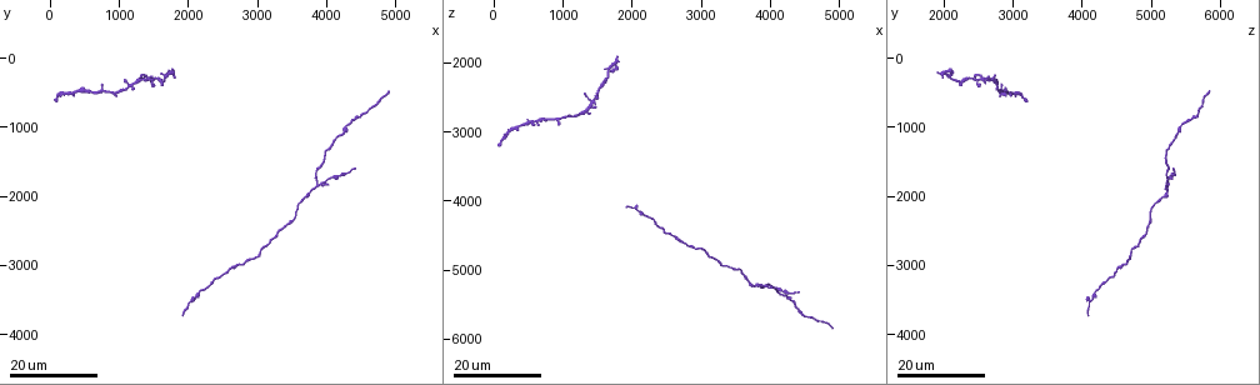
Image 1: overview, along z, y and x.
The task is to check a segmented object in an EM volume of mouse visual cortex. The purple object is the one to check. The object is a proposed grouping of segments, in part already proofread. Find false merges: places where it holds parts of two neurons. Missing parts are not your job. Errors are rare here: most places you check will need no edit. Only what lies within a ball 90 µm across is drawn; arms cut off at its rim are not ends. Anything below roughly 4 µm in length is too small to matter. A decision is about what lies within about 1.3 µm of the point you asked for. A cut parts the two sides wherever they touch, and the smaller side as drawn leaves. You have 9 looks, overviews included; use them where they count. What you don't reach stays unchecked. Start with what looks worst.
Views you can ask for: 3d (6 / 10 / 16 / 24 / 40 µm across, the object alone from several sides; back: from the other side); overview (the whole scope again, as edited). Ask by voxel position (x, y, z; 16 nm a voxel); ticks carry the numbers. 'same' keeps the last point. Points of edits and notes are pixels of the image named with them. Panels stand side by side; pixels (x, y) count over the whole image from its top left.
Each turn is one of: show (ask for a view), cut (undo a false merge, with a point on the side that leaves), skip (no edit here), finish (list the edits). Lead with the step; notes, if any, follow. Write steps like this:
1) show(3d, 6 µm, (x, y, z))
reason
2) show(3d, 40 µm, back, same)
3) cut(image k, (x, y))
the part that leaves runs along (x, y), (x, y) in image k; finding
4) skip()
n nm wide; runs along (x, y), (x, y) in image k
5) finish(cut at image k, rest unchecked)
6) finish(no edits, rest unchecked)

show(3d, 16 µm, (3900, 1850, 5200))
two arms in line, one across

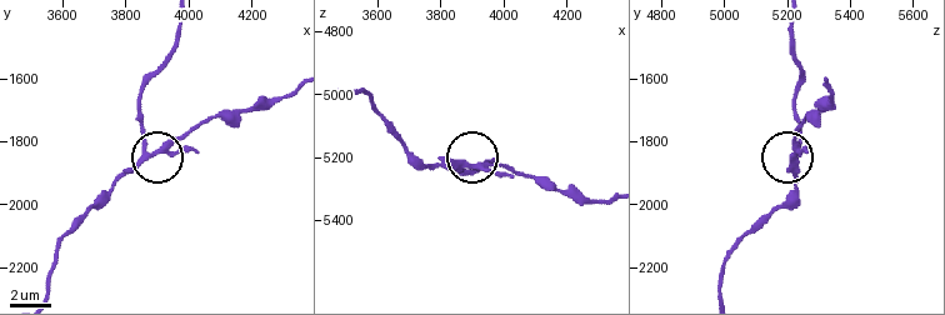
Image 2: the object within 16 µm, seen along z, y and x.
show(3d, 6 µm, (3880, 1840, 5230))

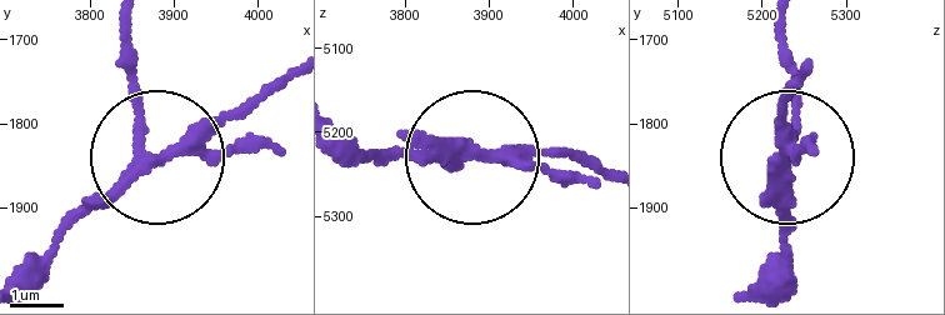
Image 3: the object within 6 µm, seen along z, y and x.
cut(image 3, (195, 125))
250 nm wide; the part that leaves runs along (136, 169), (199, 146), (293, 79) in image 3; a second neuron is stuck on

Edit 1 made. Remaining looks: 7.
show(overview)

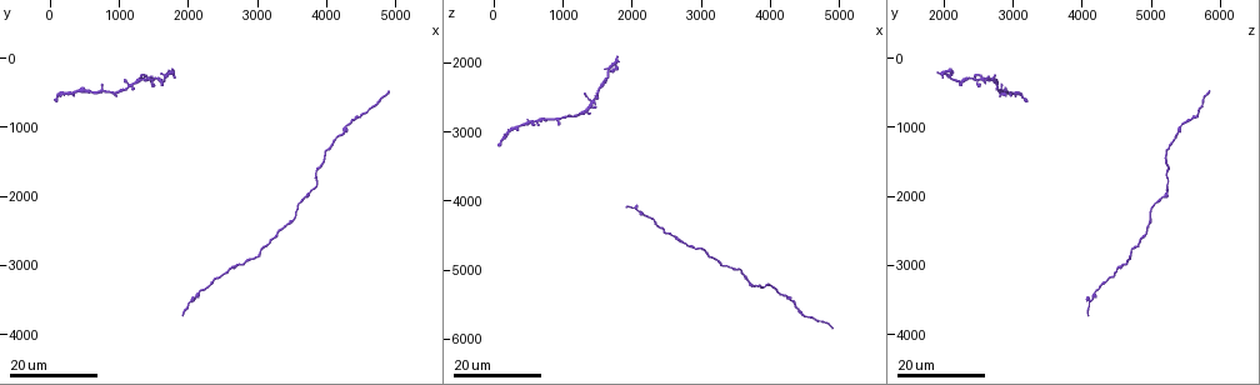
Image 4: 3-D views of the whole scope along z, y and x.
show(3d, 24 µm, (950, 500, 2800))
three arms meet

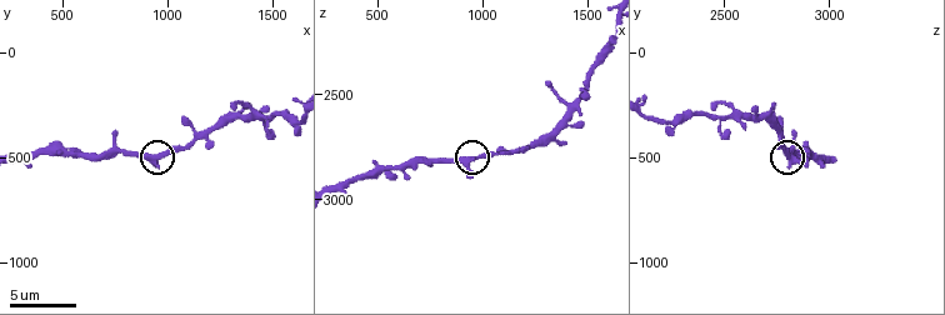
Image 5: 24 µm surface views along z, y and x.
show(3d, 10 µm, (930, 500, 2810))

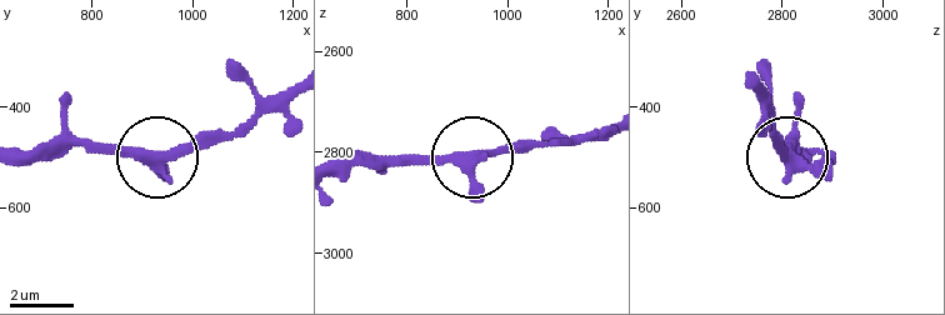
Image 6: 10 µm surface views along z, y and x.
skip()
3 arms; one neuron here

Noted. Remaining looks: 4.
show(3d, 16 µm, (1410, 290, 2550))
thin arm on a thick one

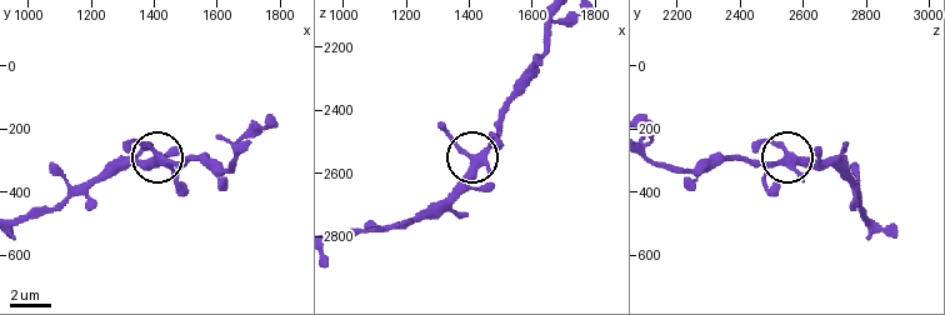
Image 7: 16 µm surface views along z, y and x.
skip()
all the same neuron

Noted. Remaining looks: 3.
show(3d, 10 µm, (1170, 420, 2760))
side arm on a straight run

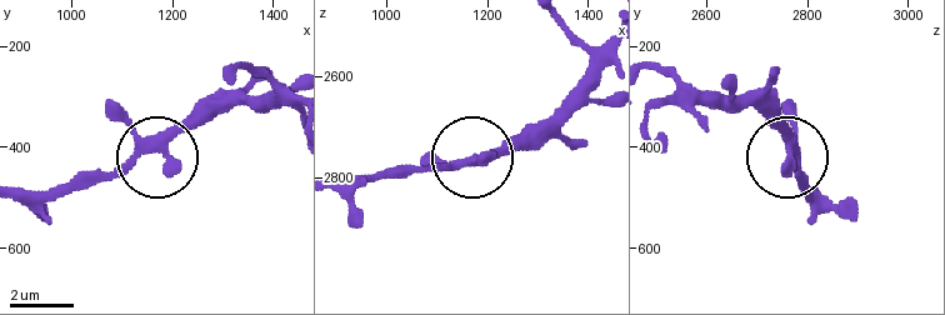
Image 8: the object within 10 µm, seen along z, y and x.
show(3d, 10 µm, back, (1185, 410, 2765))

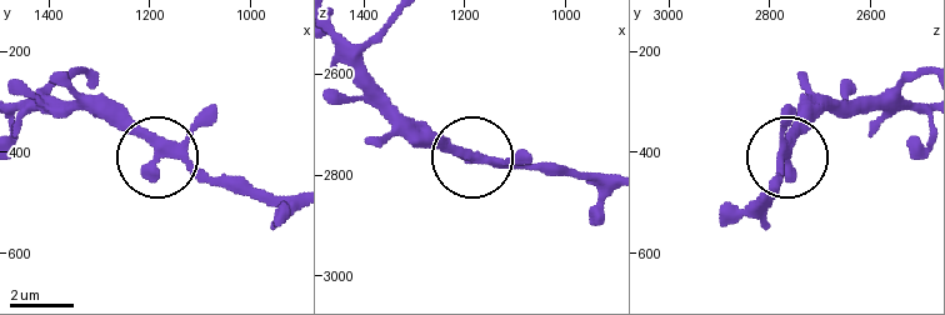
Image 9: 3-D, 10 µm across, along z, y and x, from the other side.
skip()
continuous, no second neuron

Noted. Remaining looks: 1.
finish(cut at image 3, rest unchecked)

